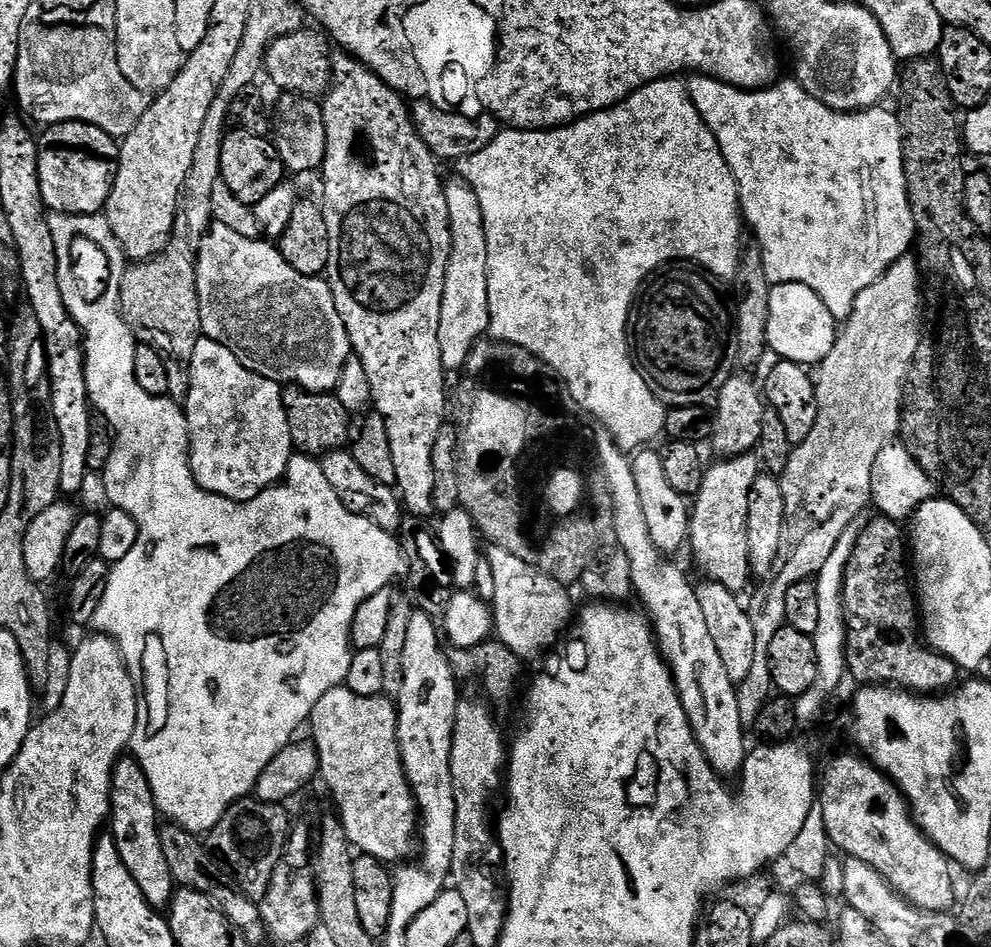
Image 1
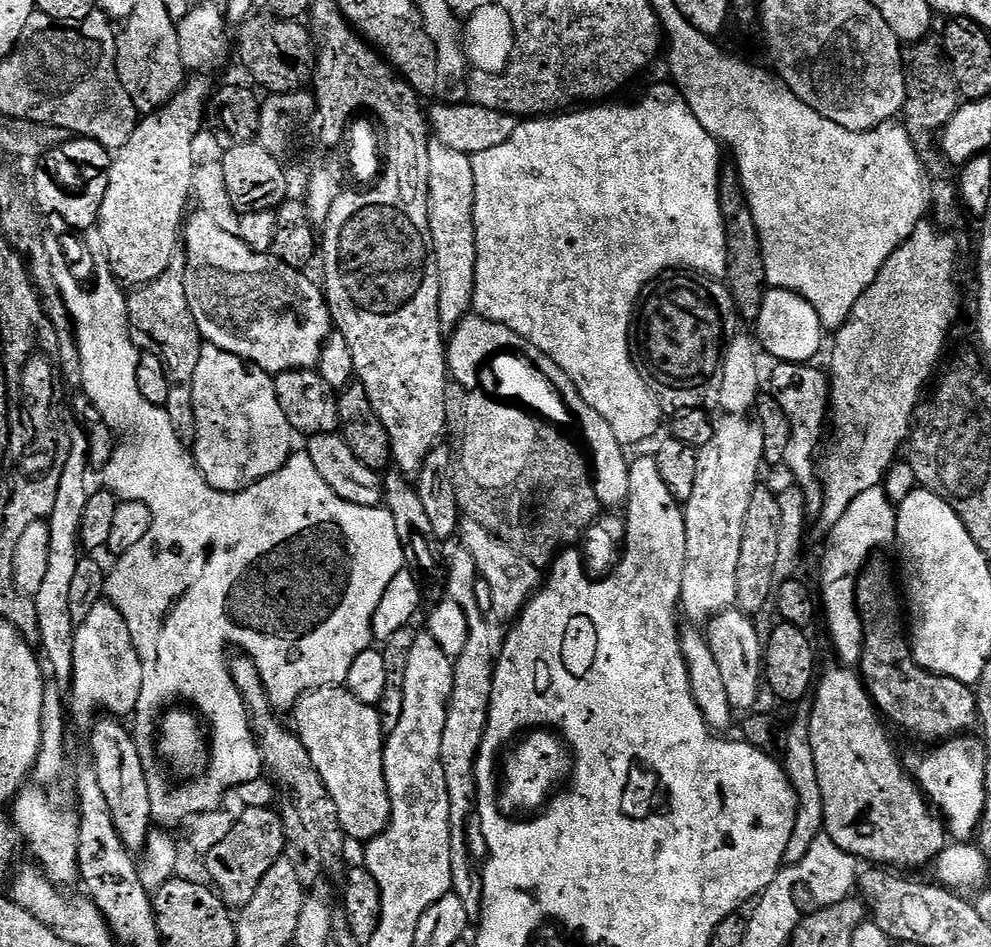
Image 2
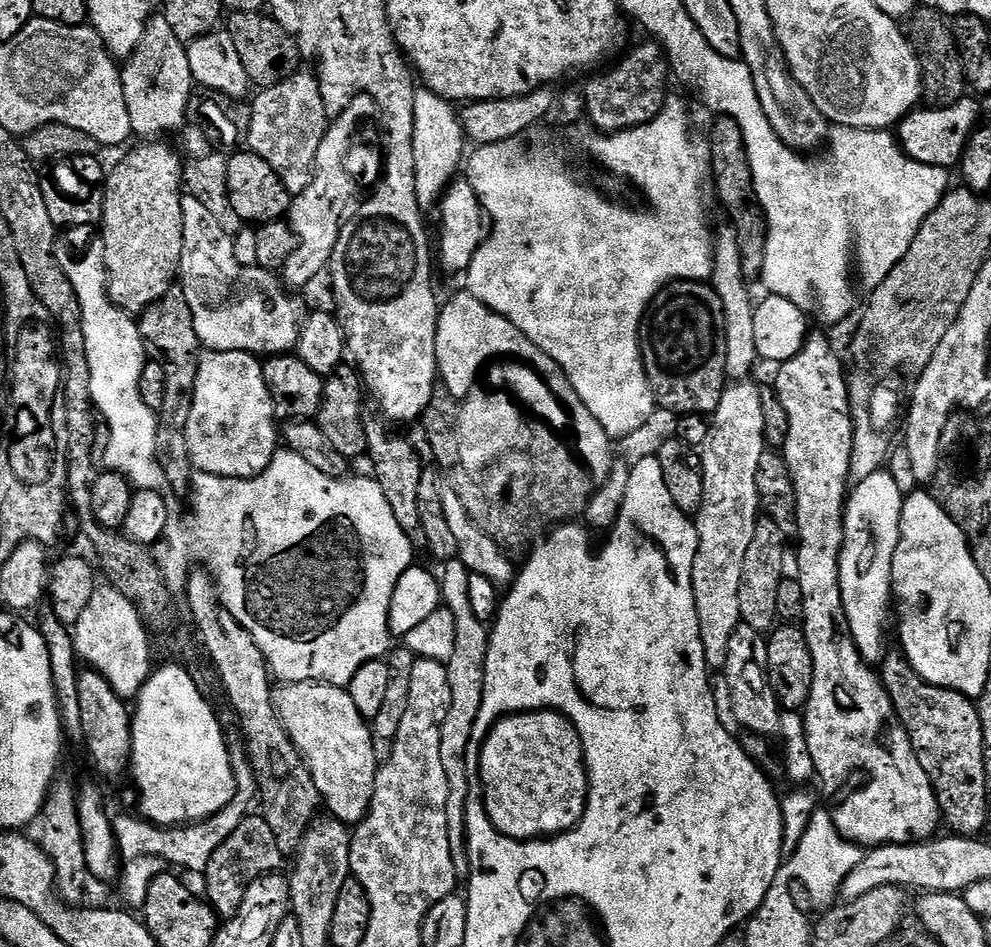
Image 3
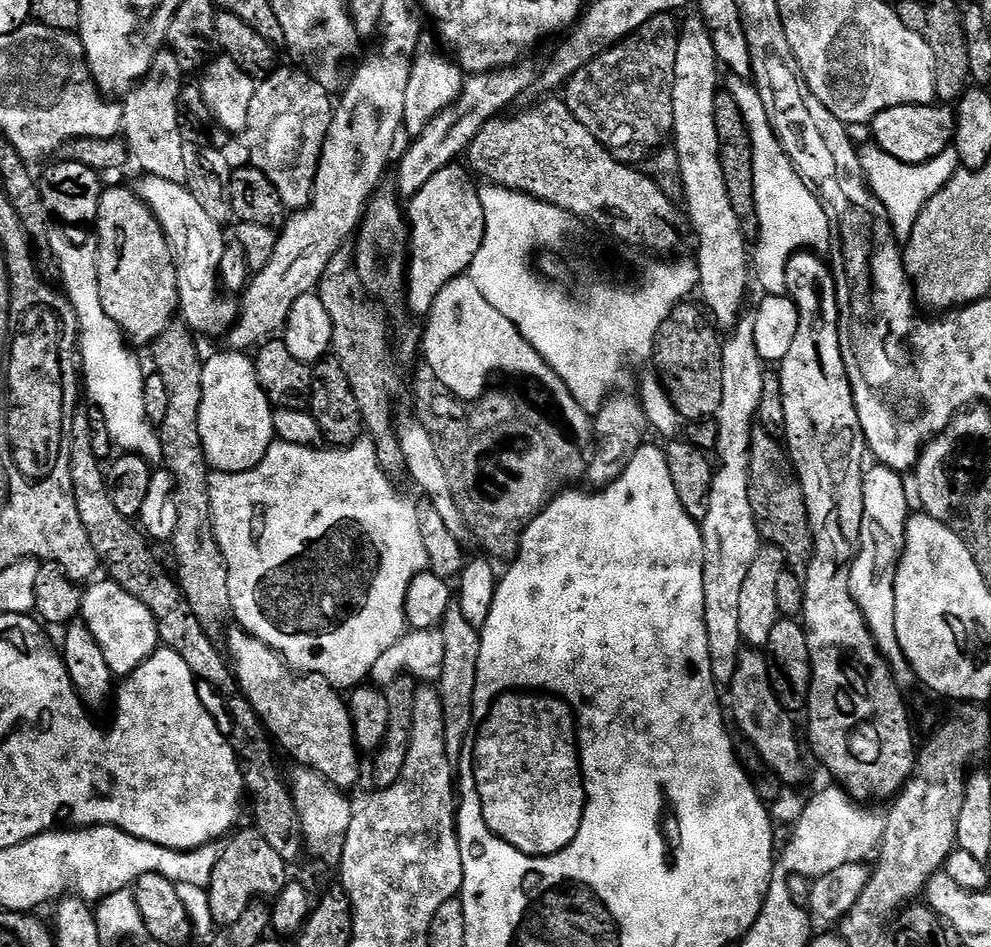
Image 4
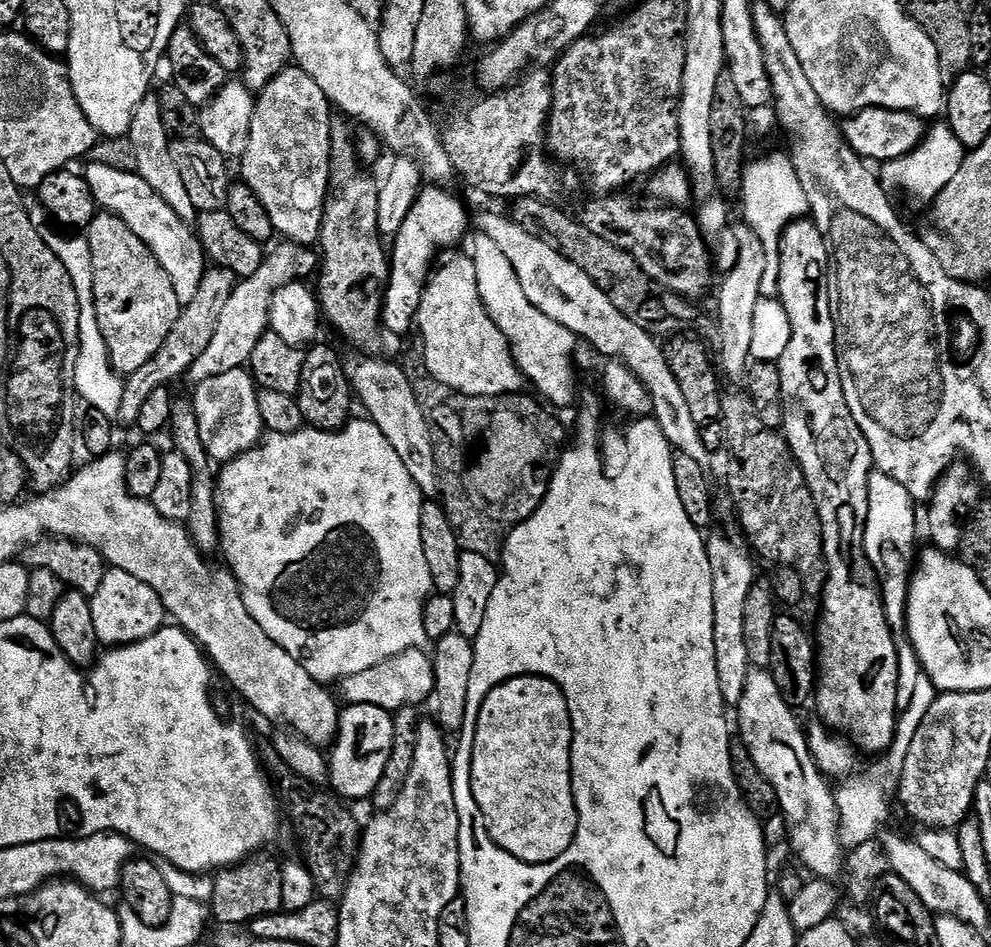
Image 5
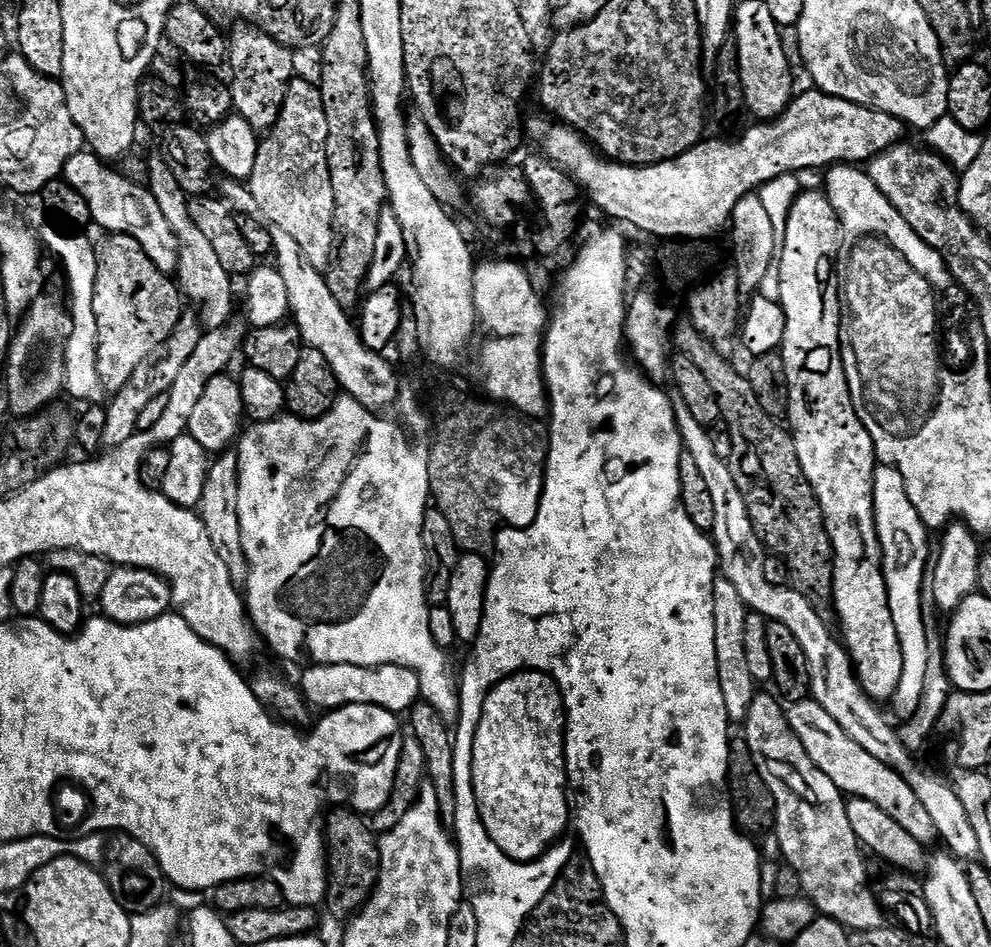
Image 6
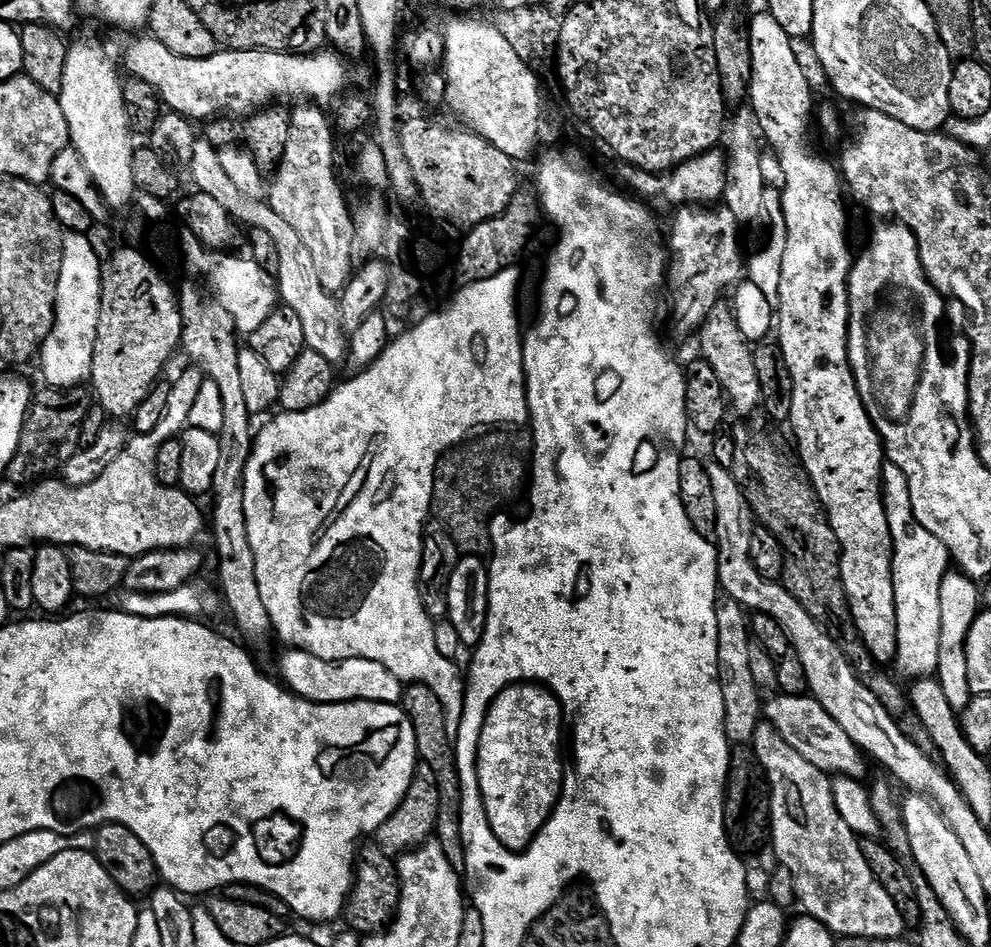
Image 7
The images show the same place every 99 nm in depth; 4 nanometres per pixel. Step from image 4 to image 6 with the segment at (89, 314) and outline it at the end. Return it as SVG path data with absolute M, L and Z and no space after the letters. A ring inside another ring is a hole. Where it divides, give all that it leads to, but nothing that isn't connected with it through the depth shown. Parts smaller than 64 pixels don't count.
M56 244L52 248L54 255L60 259L64 267L64 276L68 279L68 296L72 314L72 332L68 336L66 364L64 366L64 387L67 395L76 400L85 402L100 402L105 399L106 393L102 382L98 378L96 369L96 335L98 322L94 318L94 282L96 281L97 249L88 244Z

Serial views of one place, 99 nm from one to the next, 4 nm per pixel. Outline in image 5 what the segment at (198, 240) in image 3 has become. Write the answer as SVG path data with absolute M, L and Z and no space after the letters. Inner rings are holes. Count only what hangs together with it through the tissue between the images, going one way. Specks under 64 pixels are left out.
M89 163L88 169L83 169L84 180L90 186L90 194L103 211L122 218L142 242L146 242L154 258L166 270L170 282L174 286L174 294L178 294L178 302L183 306L188 304L198 294L198 286L206 271L206 253L200 237L194 231L189 221L178 218L141 176L126 170L113 170L111 166Z

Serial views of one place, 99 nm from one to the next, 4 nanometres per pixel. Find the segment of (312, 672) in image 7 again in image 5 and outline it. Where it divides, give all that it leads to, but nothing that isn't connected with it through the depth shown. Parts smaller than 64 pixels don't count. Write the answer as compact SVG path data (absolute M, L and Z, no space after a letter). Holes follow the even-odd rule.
M411 648L386 658L386 662L378 662L378 666L370 666L370 670L362 670L362 674L350 674L339 681L338 689L341 692L339 695L344 695L348 704L378 706L394 714L399 708L420 706L424 699L427 701L434 690L435 681L431 655L423 648Z

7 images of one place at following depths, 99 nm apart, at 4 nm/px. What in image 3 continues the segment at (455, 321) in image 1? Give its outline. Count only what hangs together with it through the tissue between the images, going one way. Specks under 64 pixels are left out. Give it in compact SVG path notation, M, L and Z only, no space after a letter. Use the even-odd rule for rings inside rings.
M421 87L414 98L414 158L416 159L416 192L419 193L421 201L439 201L447 192L449 185L457 179L462 165L466 160L466 137L464 127L460 124L460 117L453 101L443 100L438 94L434 94L429 88Z

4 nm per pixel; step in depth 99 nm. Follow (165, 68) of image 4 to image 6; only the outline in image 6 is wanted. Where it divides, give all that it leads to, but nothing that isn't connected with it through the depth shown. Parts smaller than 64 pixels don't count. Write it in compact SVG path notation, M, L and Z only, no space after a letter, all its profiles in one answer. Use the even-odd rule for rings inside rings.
M149 155L147 161L146 187L151 192L154 202L158 202L158 210L162 210L166 222L170 222L170 230L176 236L178 255L174 274L178 279L178 287L187 299L189 296L194 303L200 304L198 316L205 329L222 328L233 315L231 313L233 277L229 276L226 270L222 270L222 261L218 259L214 246L210 246L206 234L202 234L202 230L198 230L198 226L194 226L194 218L190 218L188 209L190 197L182 190L182 186L178 186L178 178L174 178L174 170L170 170L163 155Z

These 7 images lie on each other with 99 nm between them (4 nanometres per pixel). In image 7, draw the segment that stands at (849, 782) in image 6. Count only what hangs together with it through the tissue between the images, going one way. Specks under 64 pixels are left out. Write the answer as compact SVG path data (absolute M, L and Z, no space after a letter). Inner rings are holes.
M776 694L769 704L767 701L763 705L762 712L767 723L774 725L778 734L782 734L782 738L786 738L786 742L790 742L790 746L794 746L794 750L806 758L806 762L818 766L818 770L836 776L863 777L865 753L861 752L850 734L846 734L846 730L842 730L842 726L838 726L838 722L834 722L834 718L830 718L830 714L826 714L824 707L813 700L811 695Z

